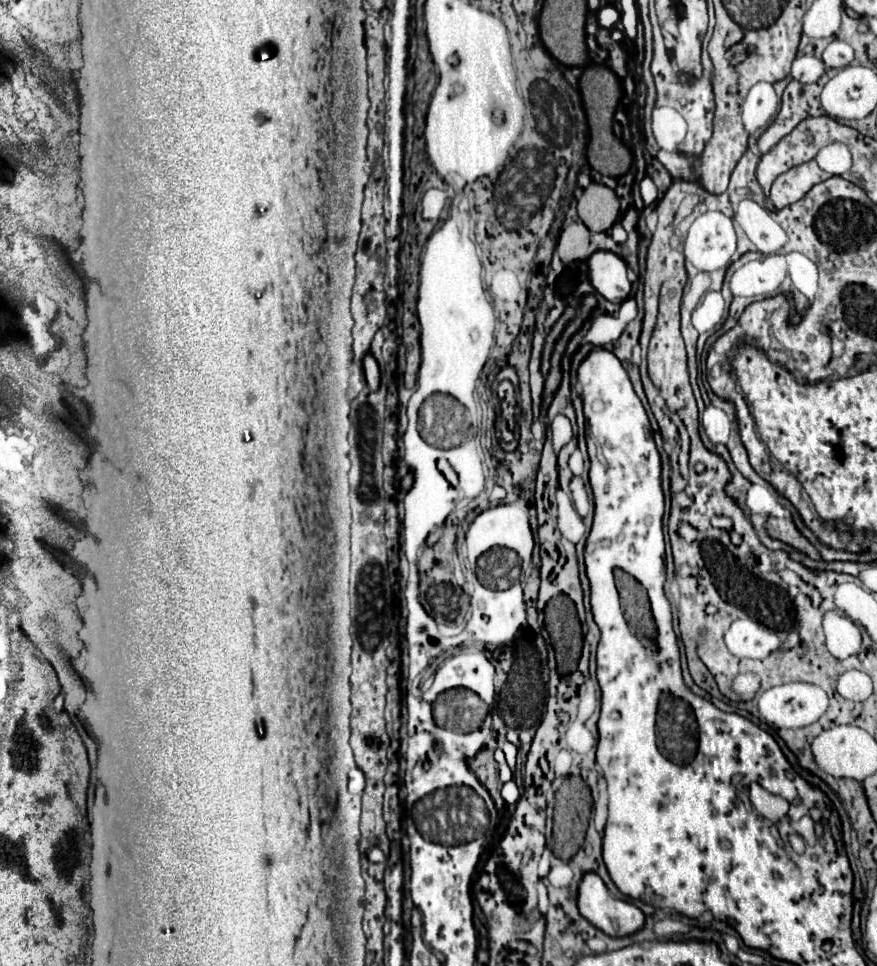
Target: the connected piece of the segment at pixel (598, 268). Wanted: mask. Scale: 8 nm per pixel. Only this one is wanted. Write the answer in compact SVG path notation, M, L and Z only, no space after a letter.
M595 252L589 258L589 280L609 302L623 302L631 292L625 262L613 252Z

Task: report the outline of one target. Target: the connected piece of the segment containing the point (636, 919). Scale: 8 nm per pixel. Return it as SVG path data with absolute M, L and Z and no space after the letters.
M585 872L577 892L579 912L609 936L627 936L645 924L643 912L621 898L613 898L595 872Z

